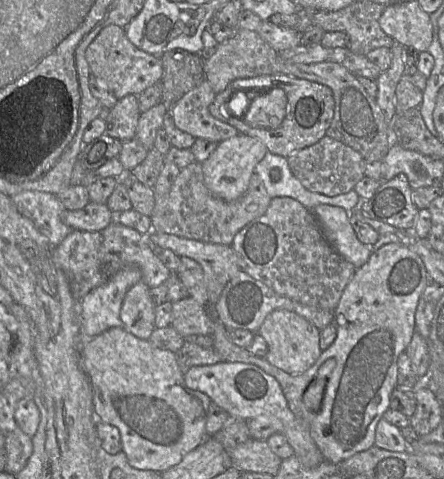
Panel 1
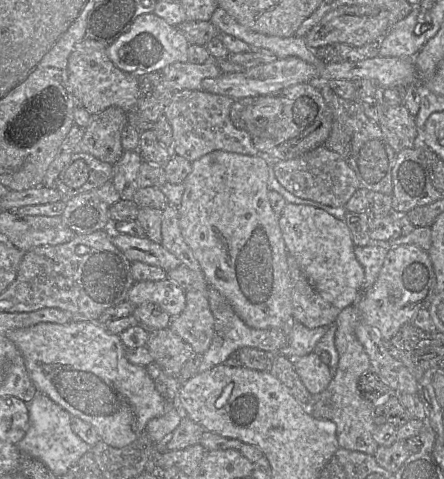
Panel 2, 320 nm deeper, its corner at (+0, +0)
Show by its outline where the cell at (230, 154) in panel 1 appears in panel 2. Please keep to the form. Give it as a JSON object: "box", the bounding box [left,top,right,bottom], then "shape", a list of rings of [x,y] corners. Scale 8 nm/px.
{"box":[178,150,293,337],"shape":[[[221,150],[211,152],[191,162],[192,170],[183,182],[184,193],[181,204],[178,207],[179,224],[184,241],[199,262],[206,281],[229,302],[235,313],[251,328],[281,328],[288,337],[289,326],[293,320],[291,280],[287,263],[288,253],[278,223],[279,216],[274,213],[268,199],[268,167],[270,162],[272,160],[266,155],[248,156]]]}

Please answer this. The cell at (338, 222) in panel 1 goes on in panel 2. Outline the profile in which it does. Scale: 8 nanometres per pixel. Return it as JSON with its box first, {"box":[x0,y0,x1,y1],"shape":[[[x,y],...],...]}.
{"box":[278,203,365,310],"shape":[[[286,203],[278,219],[288,255],[298,263],[311,286],[339,310],[352,305],[364,290],[365,273],[357,261],[345,221],[309,205]]]}

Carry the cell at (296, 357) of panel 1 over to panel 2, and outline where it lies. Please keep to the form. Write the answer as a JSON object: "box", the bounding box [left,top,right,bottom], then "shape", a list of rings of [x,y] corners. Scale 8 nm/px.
{"box":[292,351,332,396],"shape":[[[314,351],[292,359],[296,373],[312,396],[317,396],[332,380],[330,367],[324,364]]]}

